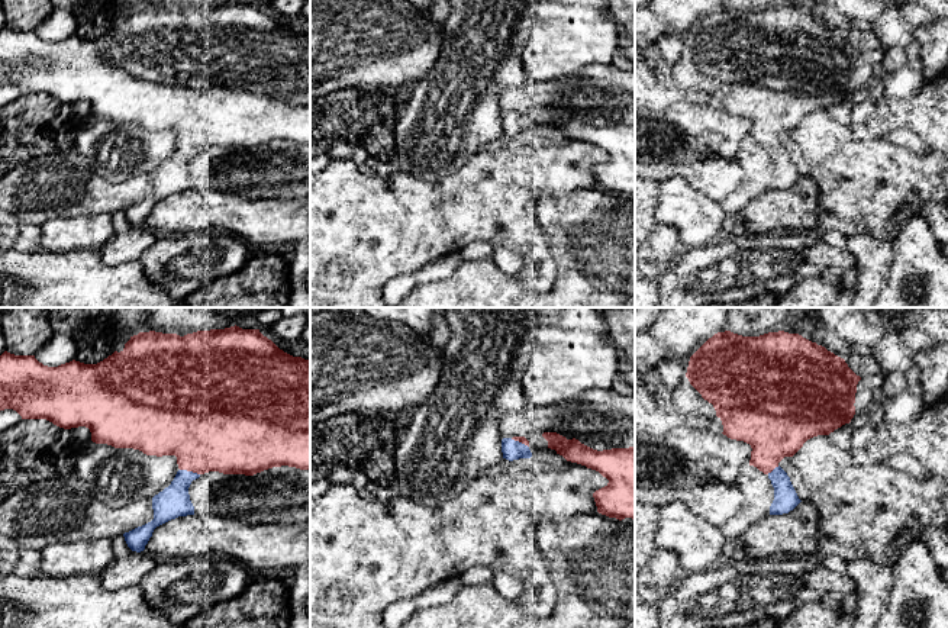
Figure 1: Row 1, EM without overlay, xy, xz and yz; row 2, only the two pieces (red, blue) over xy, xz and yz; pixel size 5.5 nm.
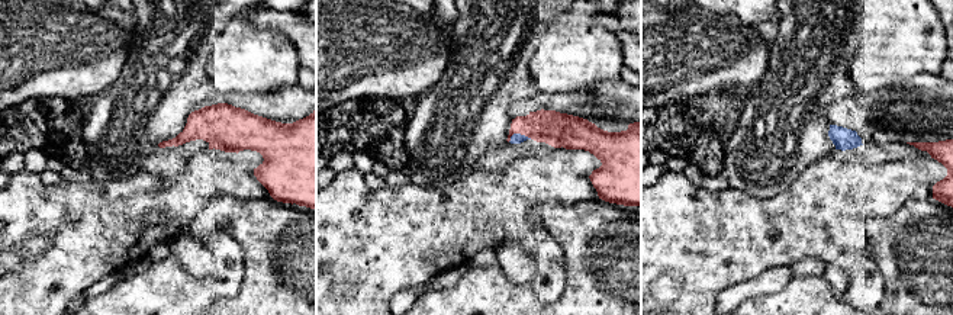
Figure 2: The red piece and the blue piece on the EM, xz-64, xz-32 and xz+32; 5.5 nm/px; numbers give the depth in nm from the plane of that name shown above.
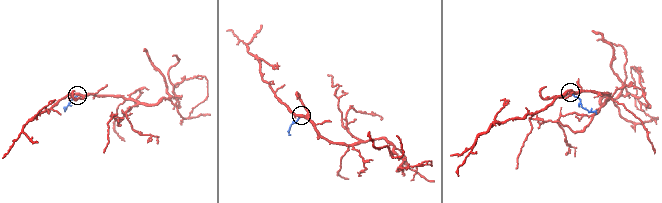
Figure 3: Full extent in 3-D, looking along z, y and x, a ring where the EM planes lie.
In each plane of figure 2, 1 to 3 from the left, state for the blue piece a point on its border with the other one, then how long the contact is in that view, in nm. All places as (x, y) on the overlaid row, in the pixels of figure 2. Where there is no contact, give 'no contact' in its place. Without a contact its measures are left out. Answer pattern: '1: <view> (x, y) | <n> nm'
1: no contact
2: xz-32 (518, 132) | 140 nm
3: no contact

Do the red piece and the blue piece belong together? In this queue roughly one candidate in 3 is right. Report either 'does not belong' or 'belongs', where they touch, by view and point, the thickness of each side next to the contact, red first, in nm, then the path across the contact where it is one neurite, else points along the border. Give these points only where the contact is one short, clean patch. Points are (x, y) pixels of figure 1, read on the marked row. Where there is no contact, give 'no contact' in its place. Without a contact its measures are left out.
belongs; meets red in xy at (190, 470); 460 nm thick on the red side, 180 nm on the other

